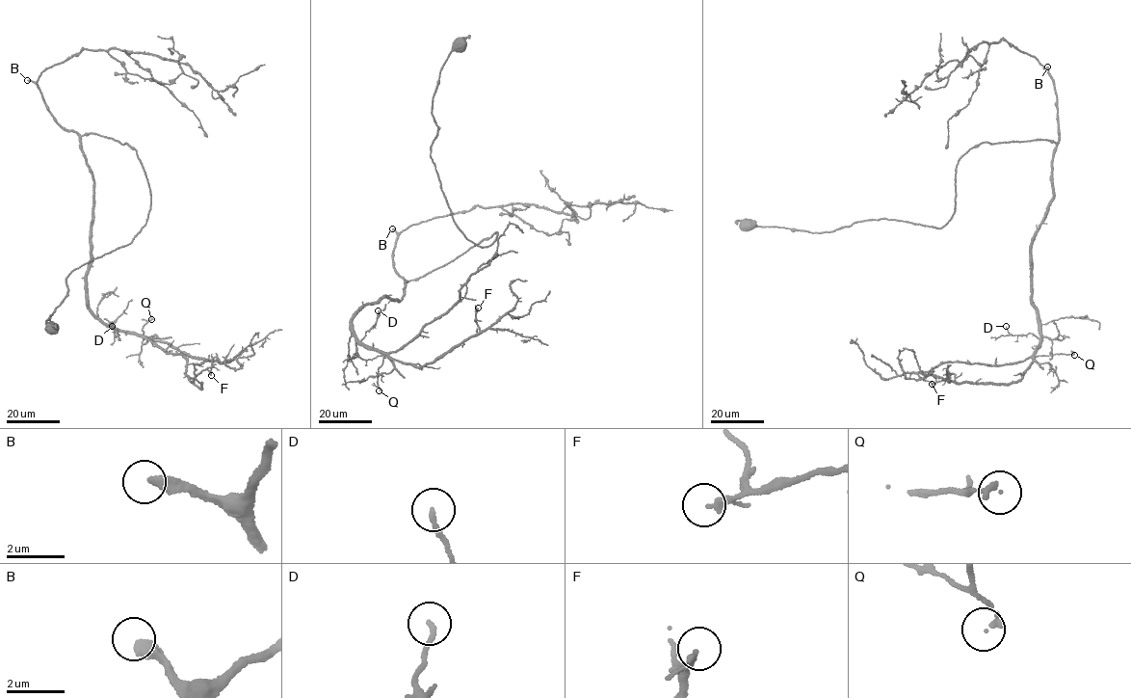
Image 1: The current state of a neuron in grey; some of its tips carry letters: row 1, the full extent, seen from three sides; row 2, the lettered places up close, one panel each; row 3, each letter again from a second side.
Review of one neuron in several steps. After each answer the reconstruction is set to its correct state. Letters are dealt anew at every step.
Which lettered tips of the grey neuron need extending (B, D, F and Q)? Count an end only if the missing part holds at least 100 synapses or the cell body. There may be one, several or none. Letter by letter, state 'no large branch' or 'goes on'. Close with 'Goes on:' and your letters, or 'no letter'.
B: goes on
D: no large branch
F: no large branch
Q: no large branch
Goes on: B

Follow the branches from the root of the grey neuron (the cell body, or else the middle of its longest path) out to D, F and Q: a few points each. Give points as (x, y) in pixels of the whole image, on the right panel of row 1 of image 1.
D: (748, 226), (941, 228), (972, 147), (1053, 141), (1054, 200), (1031, 251), (1040, 336), (1006, 326)
F: (748, 226), (941, 228), (972, 147), (1054, 141), (1054, 200), (1031, 251), (1033, 362), (1006, 385), (932, 384)
Q: (748, 226), (941, 228), (972, 147), (1053, 141), (1054, 200), (1031, 251), (1034, 353), (1074, 355)

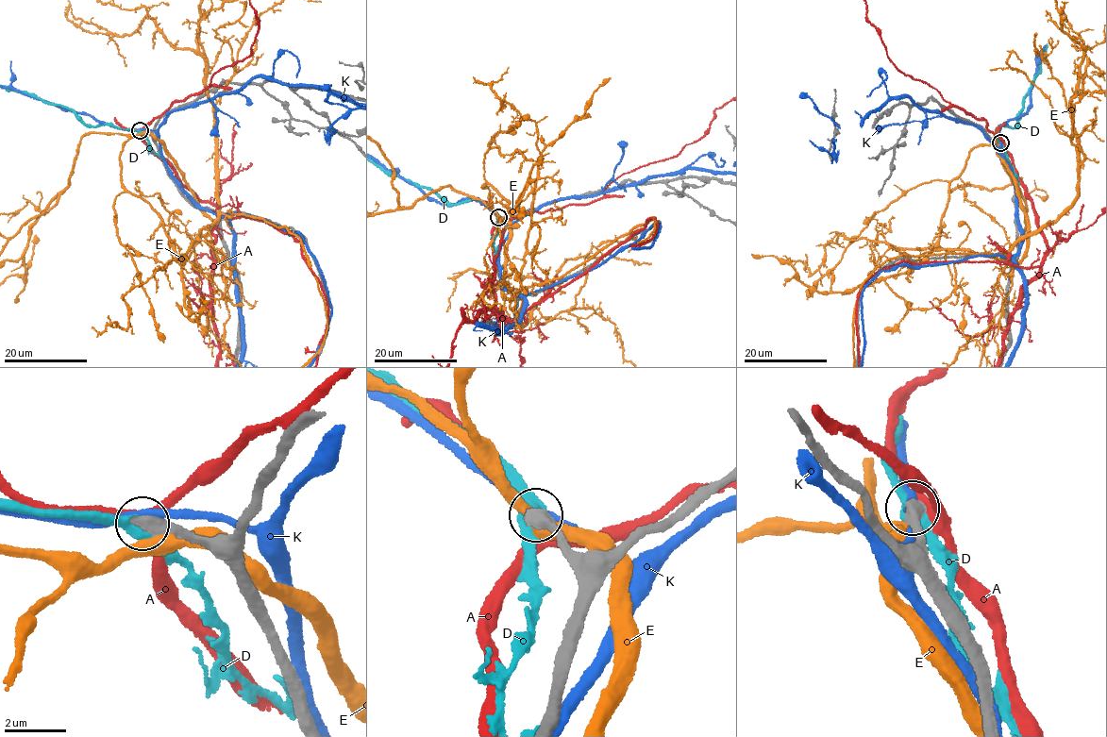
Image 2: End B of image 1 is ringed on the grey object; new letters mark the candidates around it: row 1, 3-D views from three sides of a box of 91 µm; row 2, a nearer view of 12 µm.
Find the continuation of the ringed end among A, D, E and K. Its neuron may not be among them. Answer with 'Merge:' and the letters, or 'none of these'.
Merge: D

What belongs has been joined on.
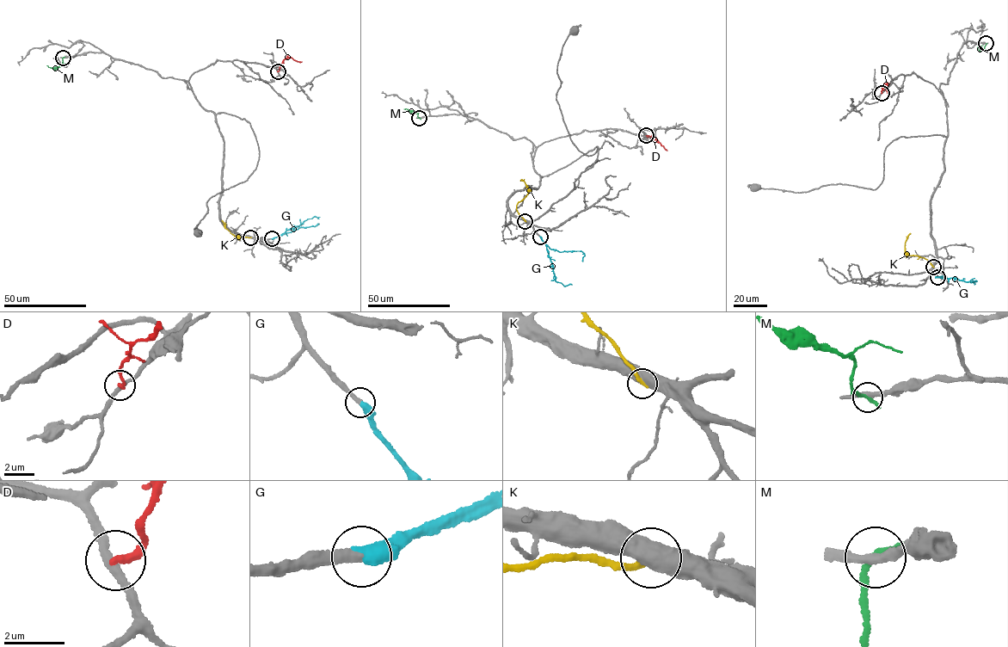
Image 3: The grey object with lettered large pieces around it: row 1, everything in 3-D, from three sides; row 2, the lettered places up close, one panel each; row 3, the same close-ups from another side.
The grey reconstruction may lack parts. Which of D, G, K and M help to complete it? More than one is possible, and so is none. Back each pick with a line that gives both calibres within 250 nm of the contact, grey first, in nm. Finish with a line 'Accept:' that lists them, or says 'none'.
G: 300 nm thick on the grey side, 500 nm on the other
Accept: G

